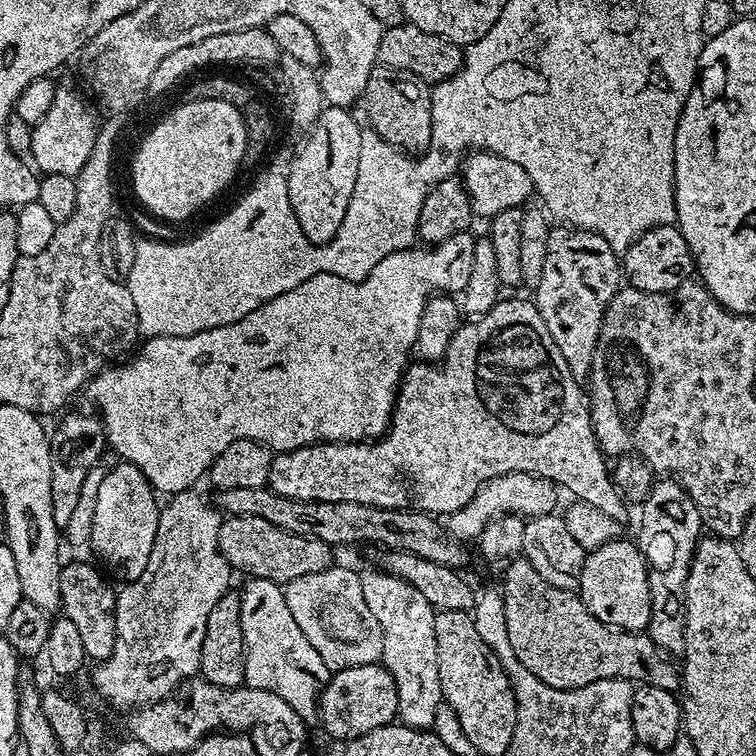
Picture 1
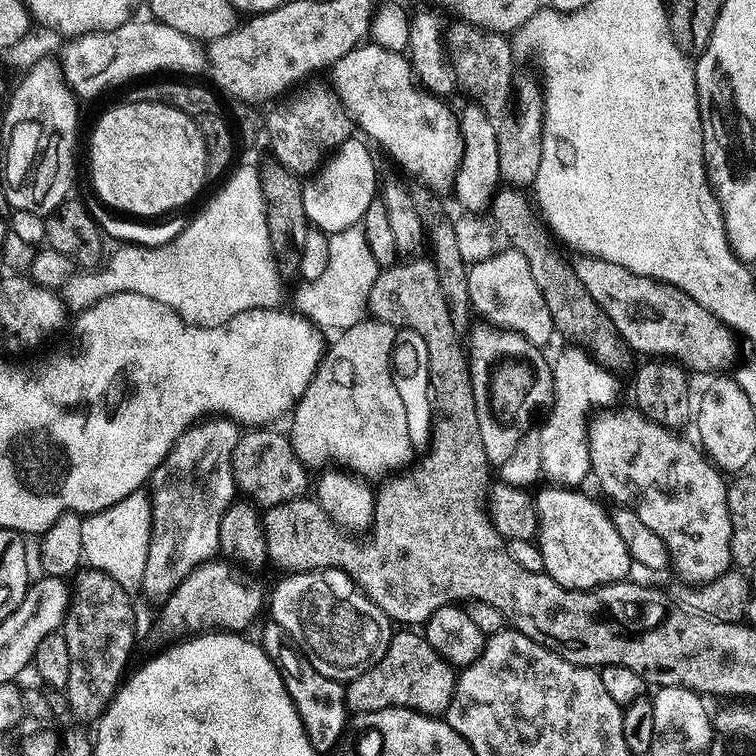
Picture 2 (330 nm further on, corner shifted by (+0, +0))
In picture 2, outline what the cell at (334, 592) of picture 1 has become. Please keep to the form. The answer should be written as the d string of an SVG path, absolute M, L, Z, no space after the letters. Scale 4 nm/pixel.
M341 568L293 572L281 588L271 591L271 619L299 645L314 670L331 680L350 682L382 662L394 635L393 621L384 611Z

